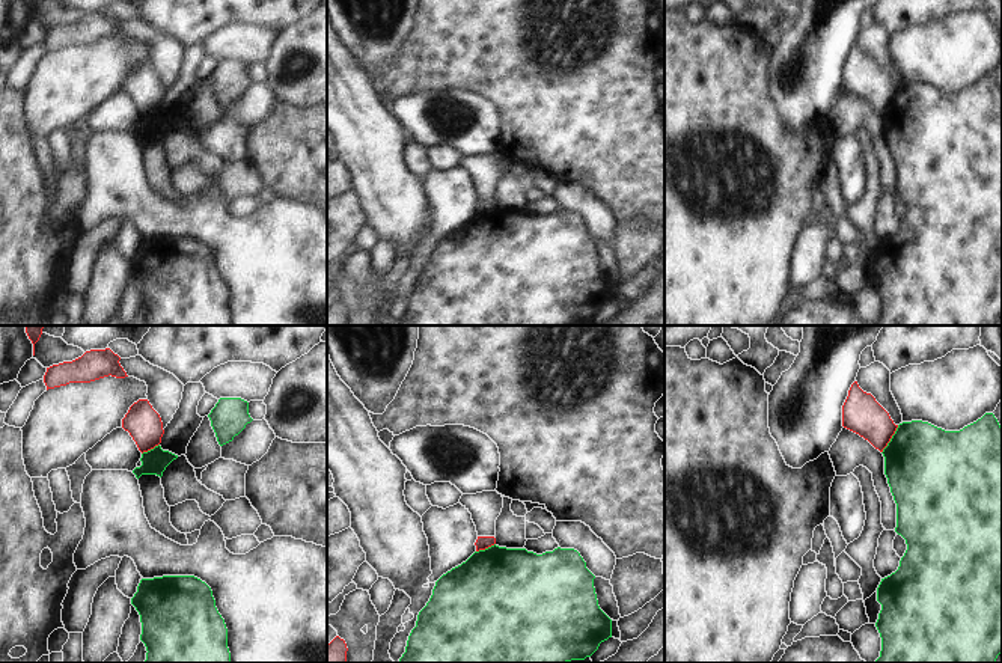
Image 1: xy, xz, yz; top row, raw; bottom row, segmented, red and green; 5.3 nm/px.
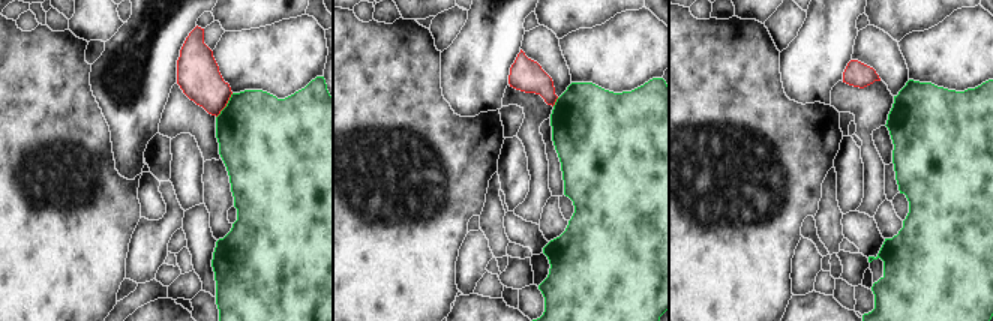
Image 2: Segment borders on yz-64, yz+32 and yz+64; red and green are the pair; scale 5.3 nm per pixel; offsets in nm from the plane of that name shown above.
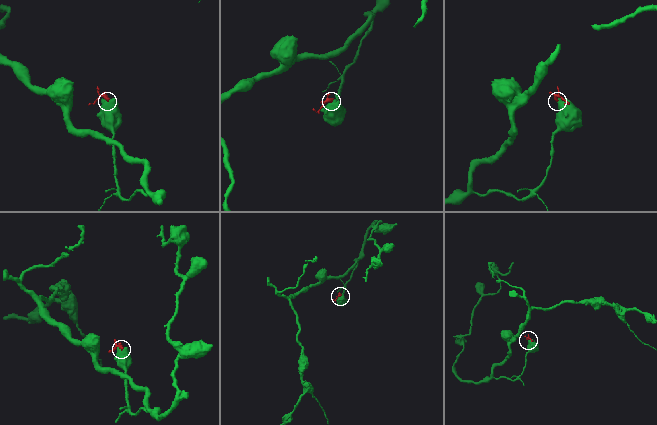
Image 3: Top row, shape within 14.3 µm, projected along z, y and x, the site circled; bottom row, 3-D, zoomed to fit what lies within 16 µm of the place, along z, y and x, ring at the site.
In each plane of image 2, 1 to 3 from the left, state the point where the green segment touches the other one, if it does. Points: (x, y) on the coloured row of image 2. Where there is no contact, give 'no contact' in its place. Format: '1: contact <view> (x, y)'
1: contact yz-64 (225, 105)
2: contact yz+32 (555, 101)
3: no contact

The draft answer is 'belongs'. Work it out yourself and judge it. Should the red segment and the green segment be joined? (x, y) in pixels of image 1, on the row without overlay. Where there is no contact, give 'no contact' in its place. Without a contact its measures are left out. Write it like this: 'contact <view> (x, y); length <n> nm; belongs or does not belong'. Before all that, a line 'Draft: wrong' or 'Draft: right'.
Draft: wrong
contact yz (891, 100); length 180 nm; does not belong

